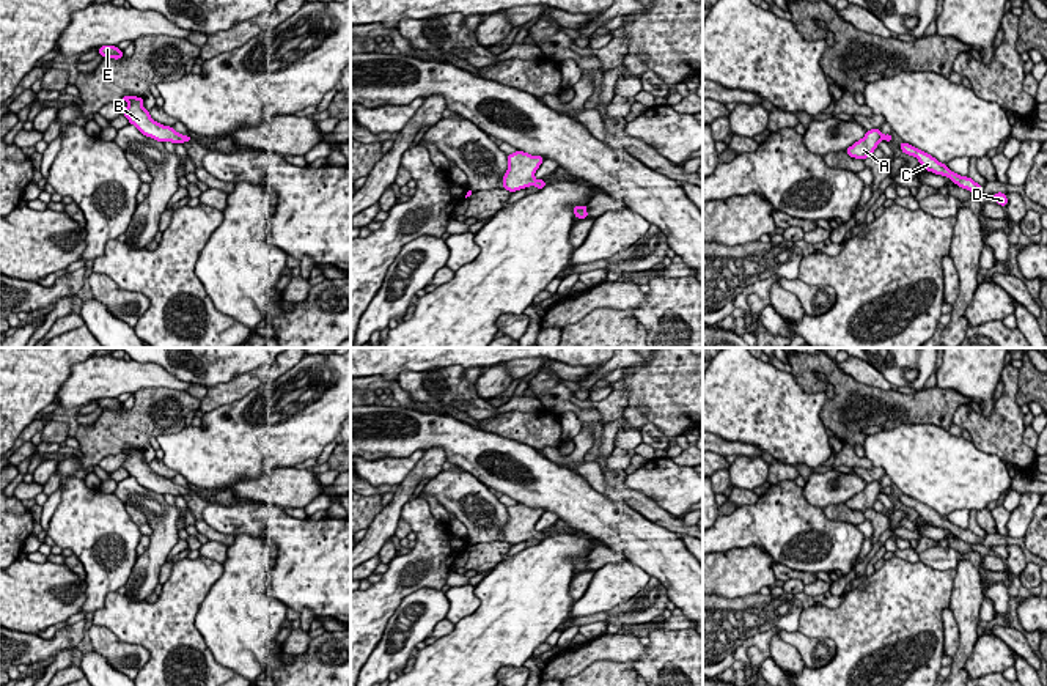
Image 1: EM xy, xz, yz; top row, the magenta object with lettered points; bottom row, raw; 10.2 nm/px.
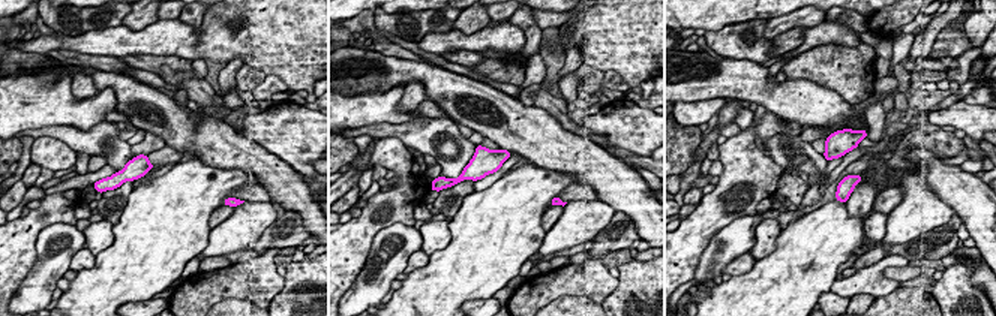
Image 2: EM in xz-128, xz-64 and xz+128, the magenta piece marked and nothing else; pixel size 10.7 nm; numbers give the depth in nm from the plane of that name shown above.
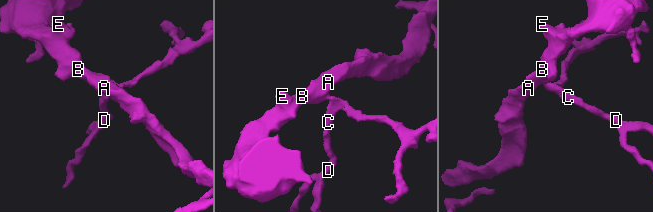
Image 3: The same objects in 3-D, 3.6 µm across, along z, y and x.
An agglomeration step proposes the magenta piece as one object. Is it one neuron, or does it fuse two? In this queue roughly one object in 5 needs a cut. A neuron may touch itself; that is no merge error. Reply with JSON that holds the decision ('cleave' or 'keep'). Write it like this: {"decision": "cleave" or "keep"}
{"decision": "keep"}

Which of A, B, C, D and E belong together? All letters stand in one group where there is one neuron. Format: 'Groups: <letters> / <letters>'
Groups: A B C D E

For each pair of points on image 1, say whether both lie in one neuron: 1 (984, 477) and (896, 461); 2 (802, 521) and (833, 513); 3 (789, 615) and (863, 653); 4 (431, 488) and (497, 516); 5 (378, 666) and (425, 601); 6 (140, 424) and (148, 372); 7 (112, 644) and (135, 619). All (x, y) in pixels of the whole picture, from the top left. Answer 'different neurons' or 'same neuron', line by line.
1: same neuron
2: different neurons
3: different neurons
4: same neuron
5: same neuron
6: different neurons
7: different neurons

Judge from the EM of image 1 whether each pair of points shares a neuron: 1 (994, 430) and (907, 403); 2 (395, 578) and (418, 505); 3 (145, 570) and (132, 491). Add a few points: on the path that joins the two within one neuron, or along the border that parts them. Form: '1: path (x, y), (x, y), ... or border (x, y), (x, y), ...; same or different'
1: border (966, 403), (956, 409), (951, 422); different
2: path (411, 560), (422, 549), (422, 523); same
3: path (157, 551), (159, 518), (151, 510); same

